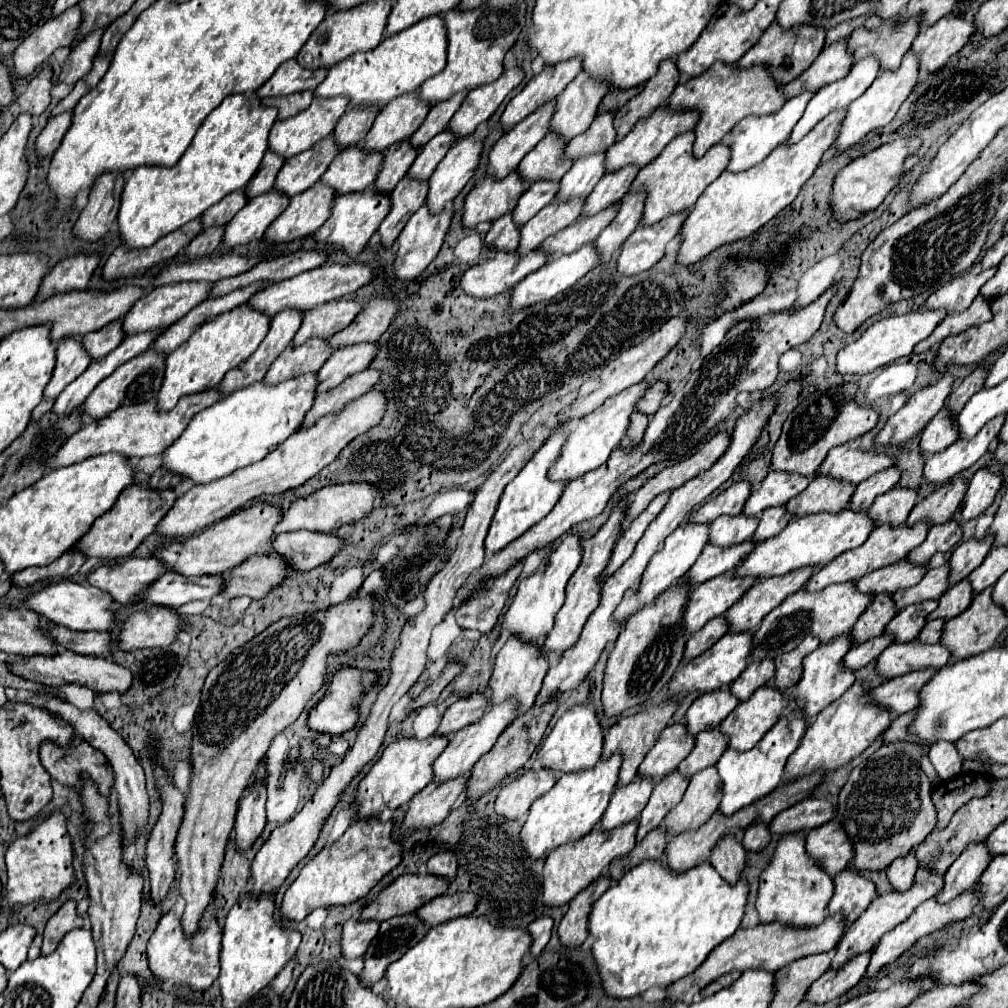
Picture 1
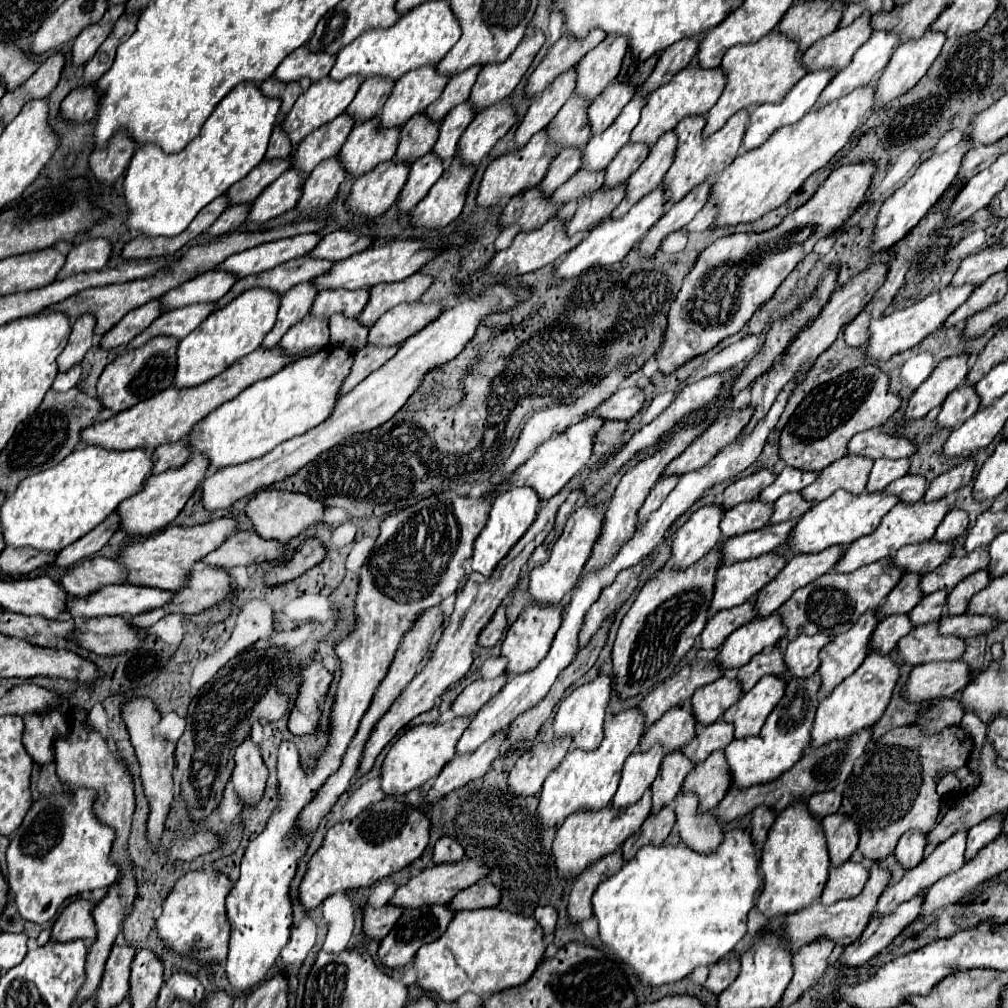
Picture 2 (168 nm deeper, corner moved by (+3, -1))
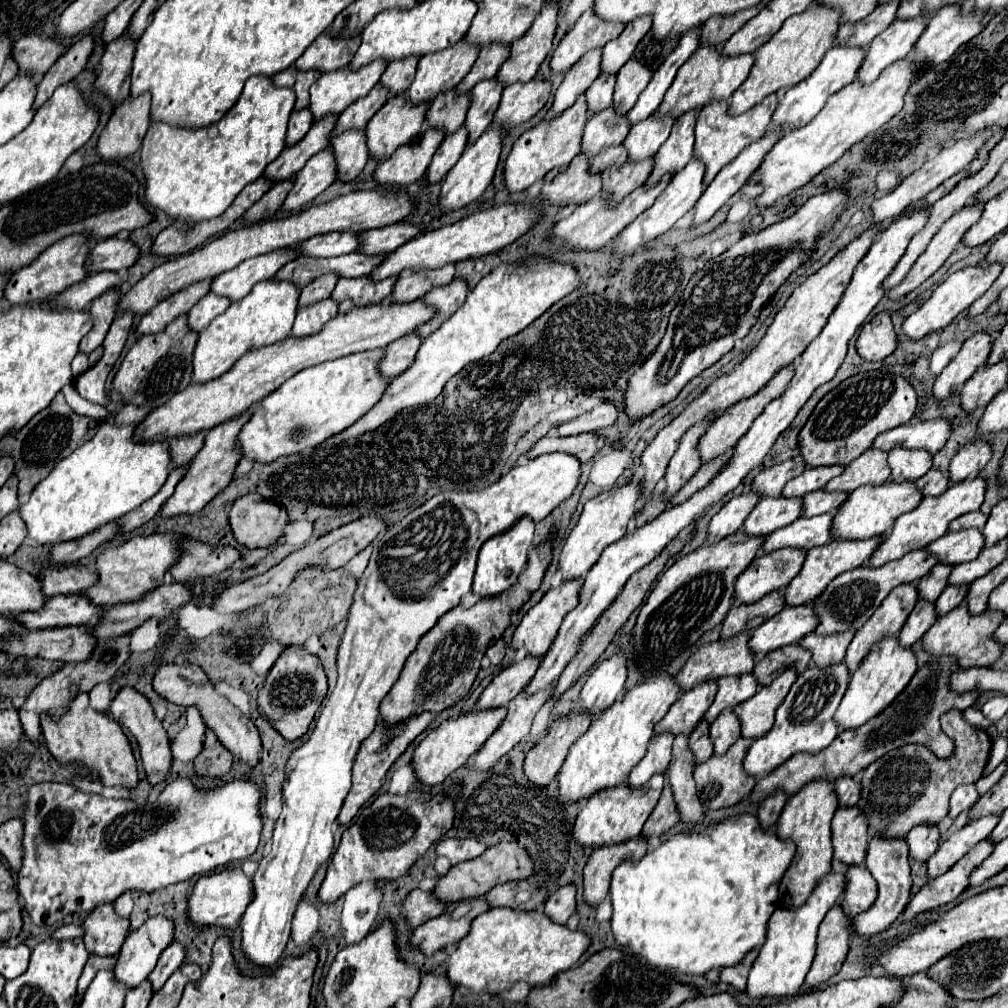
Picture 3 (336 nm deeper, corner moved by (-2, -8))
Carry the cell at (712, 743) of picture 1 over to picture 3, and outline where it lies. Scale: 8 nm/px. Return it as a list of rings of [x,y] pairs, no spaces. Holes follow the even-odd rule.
[[[724,710],[710,724],[710,740],[714,744],[714,754],[722,756],[740,738],[740,722],[732,710]]]

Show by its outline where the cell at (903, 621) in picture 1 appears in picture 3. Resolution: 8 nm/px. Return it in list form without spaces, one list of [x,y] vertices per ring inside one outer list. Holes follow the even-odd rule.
[[[946,586],[946,590],[936,600],[936,616],[940,618],[950,610],[954,610],[956,606],[960,606],[962,600],[966,598],[966,590],[968,586]]]

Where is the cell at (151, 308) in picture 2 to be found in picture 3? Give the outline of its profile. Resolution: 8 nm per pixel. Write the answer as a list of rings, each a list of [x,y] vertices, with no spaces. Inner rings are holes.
[[[202,280],[202,282],[196,282],[188,288],[172,294],[170,298],[162,300],[158,306],[154,306],[148,314],[142,316],[140,324],[136,326],[136,336],[146,336],[146,334],[160,332],[172,320],[186,314],[202,296],[208,294],[208,290],[210,290],[210,280]]]

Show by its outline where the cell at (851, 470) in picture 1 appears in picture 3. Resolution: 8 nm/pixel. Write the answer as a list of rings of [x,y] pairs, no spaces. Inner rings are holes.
[[[946,418],[942,420],[928,420],[918,424],[902,424],[894,430],[882,432],[872,448],[890,452],[892,448],[910,448],[910,450],[926,450],[932,456],[946,444],[950,436],[950,422]]]

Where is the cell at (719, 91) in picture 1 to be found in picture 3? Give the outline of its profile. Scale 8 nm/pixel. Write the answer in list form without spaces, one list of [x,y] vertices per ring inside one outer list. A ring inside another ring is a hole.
[[[816,2],[806,12],[790,16],[766,44],[762,44],[756,52],[752,52],[754,56],[752,70],[748,78],[740,84],[740,88],[732,94],[728,116],[730,114],[738,116],[750,110],[752,106],[756,106],[758,102],[762,102],[766,96],[778,90],[784,92],[792,84],[802,82],[806,76],[810,76],[810,72],[814,72],[814,68],[818,68],[818,64],[822,62],[822,56],[828,52],[828,48],[834,46],[838,20],[840,20],[840,12],[822,6],[818,8]]]

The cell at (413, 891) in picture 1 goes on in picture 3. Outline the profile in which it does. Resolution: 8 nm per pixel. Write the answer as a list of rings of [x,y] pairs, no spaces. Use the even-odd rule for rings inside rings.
[[[502,842],[502,844],[488,848],[482,856],[478,856],[474,860],[466,860],[466,862],[460,862],[458,866],[452,866],[446,876],[438,878],[438,884],[434,886],[432,892],[442,902],[458,902],[458,900],[466,900],[466,898],[484,896],[494,886],[510,882],[510,880],[526,880],[530,874],[532,874],[532,862],[530,862],[526,850],[518,848],[512,842]]]

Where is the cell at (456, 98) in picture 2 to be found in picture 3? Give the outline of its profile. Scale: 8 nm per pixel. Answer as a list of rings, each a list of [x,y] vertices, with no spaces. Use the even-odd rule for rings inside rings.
[[[492,44],[492,46],[486,46],[480,50],[478,54],[478,60],[474,62],[472,70],[468,72],[468,76],[454,88],[456,94],[468,94],[478,82],[482,80],[490,80],[496,76],[500,64],[508,58],[510,54],[510,48],[506,46],[500,46],[500,44]]]

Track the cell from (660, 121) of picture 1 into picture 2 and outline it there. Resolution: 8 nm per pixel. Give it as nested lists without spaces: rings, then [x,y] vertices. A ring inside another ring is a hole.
[[[691,63],[687,67],[683,67],[677,77],[673,77],[669,83],[661,85],[657,91],[653,91],[649,95],[647,105],[641,111],[641,121],[637,123],[637,127],[631,133],[631,141],[635,143],[647,143],[649,147],[669,129],[675,129],[675,125],[687,117],[687,115],[705,115],[721,97],[723,89],[725,89],[725,73],[721,67],[713,67],[713,69],[703,69],[697,63]]]

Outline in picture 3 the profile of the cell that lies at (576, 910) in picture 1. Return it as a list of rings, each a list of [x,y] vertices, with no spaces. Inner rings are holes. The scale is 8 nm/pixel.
[[[642,838],[594,850],[584,868],[584,902],[598,908],[608,894],[612,870],[624,860],[640,860],[644,854],[646,842]]]

